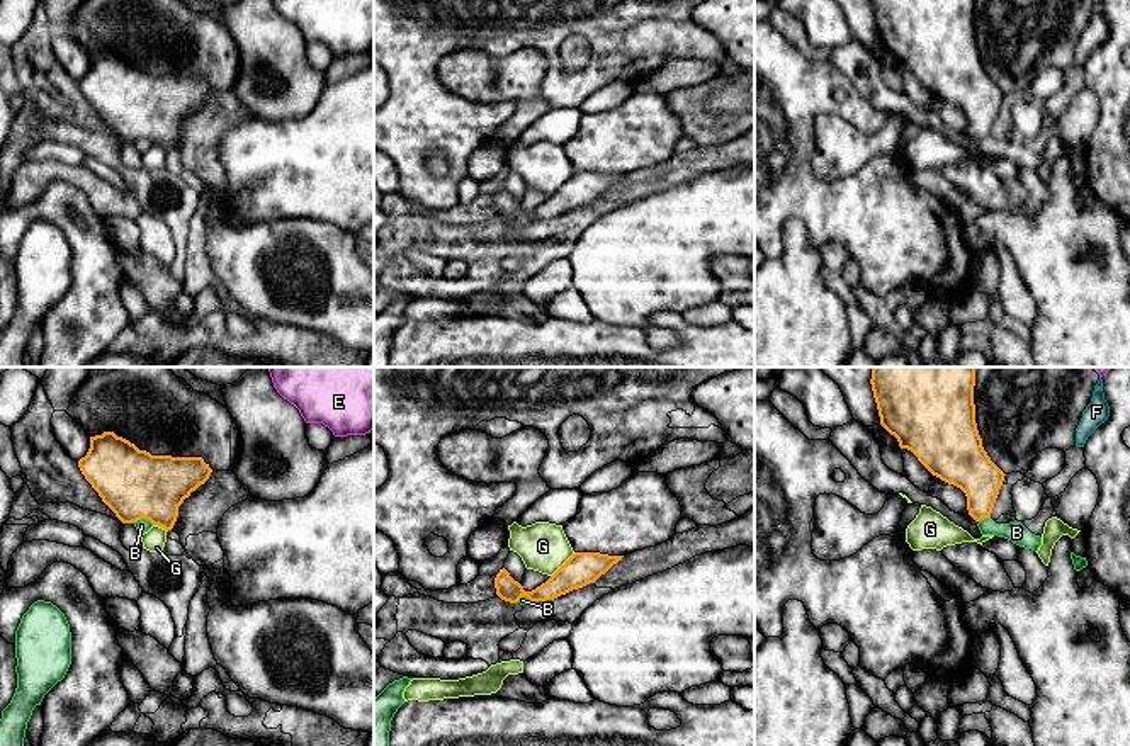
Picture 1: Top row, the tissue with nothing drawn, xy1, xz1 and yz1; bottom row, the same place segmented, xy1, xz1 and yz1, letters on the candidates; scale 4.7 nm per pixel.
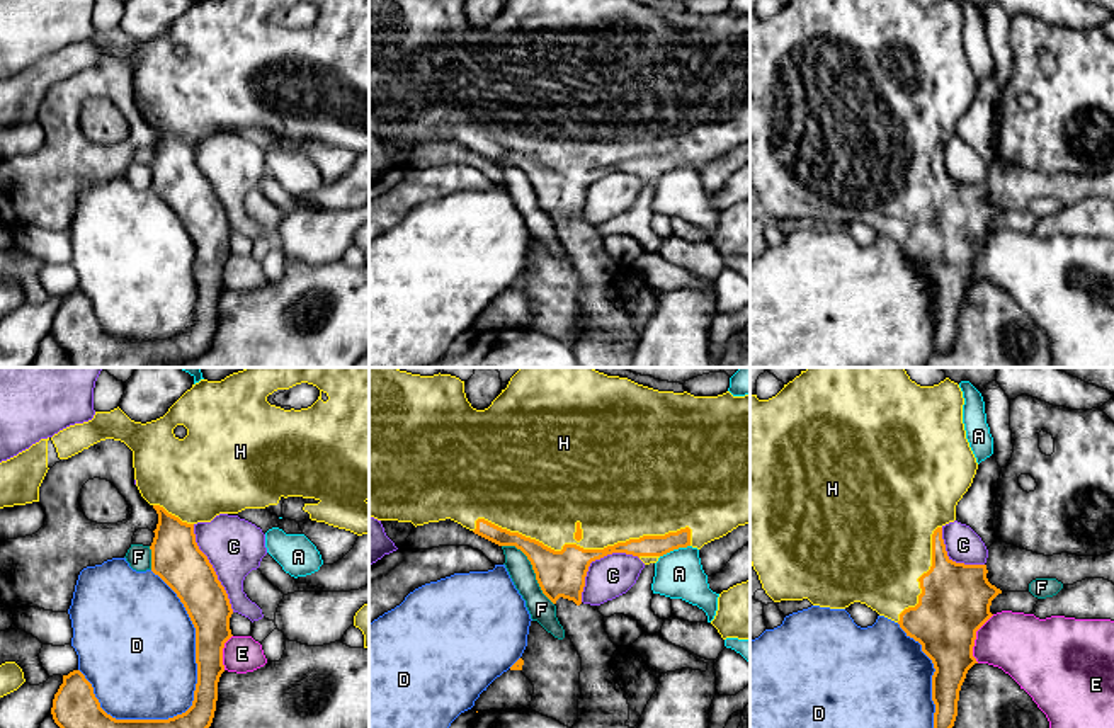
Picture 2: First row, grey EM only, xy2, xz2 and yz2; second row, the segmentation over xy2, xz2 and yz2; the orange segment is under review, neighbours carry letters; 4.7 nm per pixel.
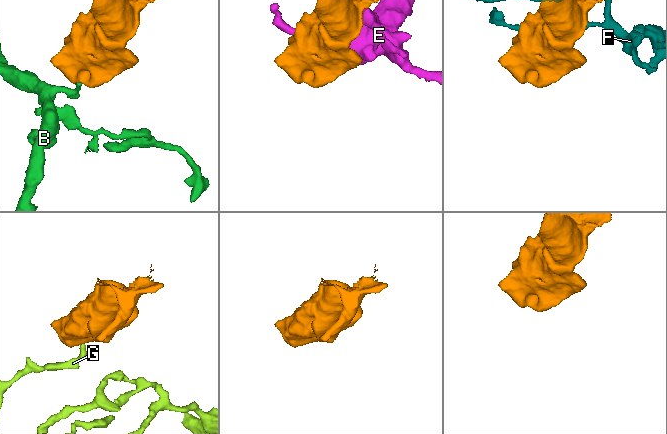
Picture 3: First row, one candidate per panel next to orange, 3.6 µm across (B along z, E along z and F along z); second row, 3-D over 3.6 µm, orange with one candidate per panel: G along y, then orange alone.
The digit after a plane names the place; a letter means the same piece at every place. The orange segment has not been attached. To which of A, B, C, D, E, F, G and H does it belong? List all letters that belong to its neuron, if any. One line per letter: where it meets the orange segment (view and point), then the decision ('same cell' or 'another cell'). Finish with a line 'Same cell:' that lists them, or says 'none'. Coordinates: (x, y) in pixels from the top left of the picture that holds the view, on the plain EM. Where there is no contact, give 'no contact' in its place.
A: contact xz2 (674, 167); another cell
B: contact xy1 (143, 136); another cell
C: contact xy2 (213, 187); another cell
D: contact xy2 (198, 293); another cell
E: contact yz2 (975, 257); another cell
F: contact xz2 (533, 187); another cell
G: contact xz1 (563, 184); another cell
H: contact xz2 (587, 169); same cell
Same cell: H

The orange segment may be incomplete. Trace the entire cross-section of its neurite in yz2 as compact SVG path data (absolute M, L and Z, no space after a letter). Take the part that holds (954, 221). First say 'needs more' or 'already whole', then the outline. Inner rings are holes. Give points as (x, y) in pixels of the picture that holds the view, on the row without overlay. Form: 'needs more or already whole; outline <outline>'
needs more; outline M789 0L769 19L750 15L750 182L762 208L774 219L803 219L813 225L845 228L854 221L866 223L879 235L900 243L907 255L922 264L934 282L932 320L935 323L934 350L947 352L958 335L959 310L968 289L978 282L973 276L976 250L993 235L992 219L1002 213L986 197L986 184L956 182L947 175L942 146L956 139L956 124L968 111L978 88L963 43L963 10L954 0L920 5L915 0Z

